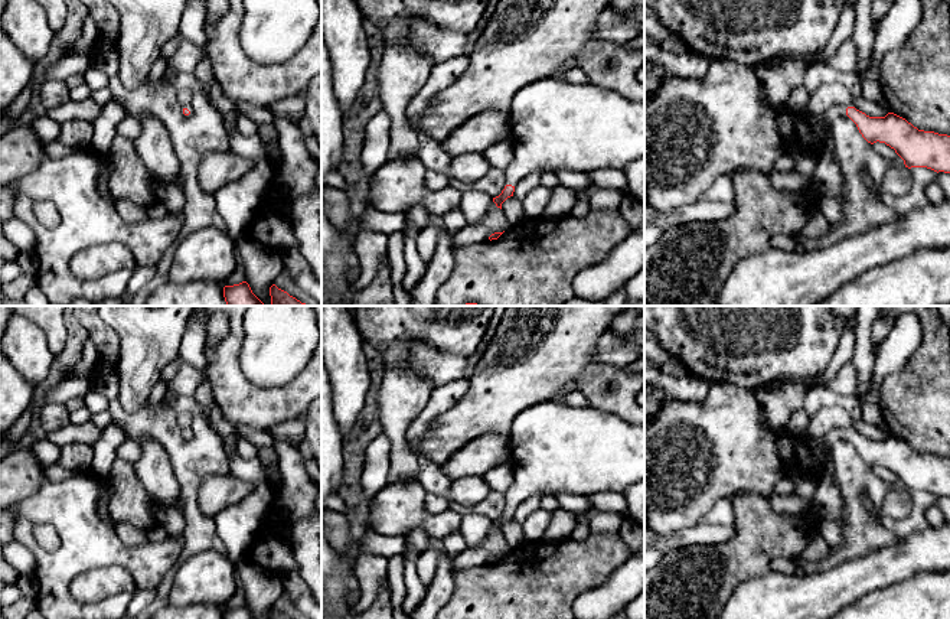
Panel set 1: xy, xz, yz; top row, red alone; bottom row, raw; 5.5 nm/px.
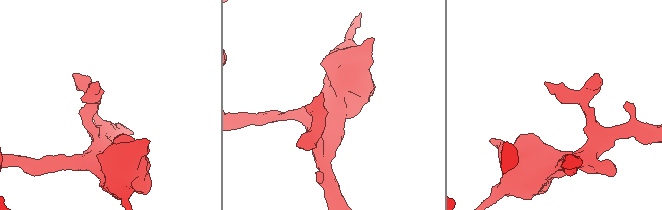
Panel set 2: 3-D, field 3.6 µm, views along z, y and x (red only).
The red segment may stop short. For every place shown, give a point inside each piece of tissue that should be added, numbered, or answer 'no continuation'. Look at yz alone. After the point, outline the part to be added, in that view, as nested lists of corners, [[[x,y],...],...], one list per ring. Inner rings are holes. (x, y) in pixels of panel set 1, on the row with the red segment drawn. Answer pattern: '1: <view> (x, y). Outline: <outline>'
1: yz (796, 130). Outline: [[[760,81],[760,97],[764,107],[773,110],[781,143],[787,152],[806,150],[817,153],[826,134],[832,131],[835,121],[846,115],[848,108],[846,105],[833,105],[827,108],[823,115],[823,127],[816,128],[803,110],[776,110],[768,101],[767,88],[763,81]]]

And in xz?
1: xz (554, 124). Outline: [[[542,78],[513,95],[509,130],[513,160],[505,172],[506,185],[515,186],[533,172],[623,169],[644,154],[644,102],[592,84]]]

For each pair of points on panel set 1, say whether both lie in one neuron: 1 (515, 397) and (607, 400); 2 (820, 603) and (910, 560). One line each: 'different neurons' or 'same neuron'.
1: same neuron
2: same neuron

